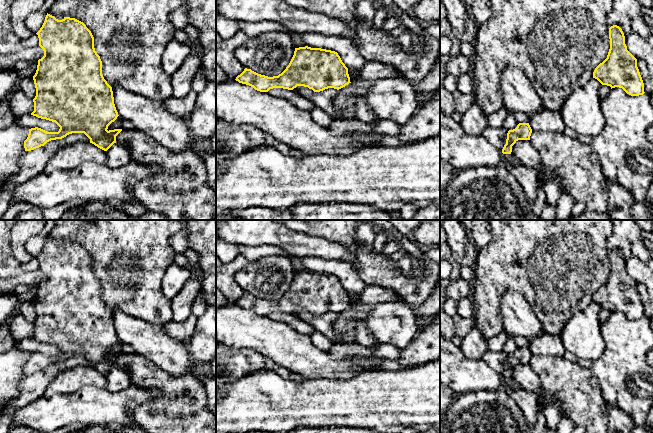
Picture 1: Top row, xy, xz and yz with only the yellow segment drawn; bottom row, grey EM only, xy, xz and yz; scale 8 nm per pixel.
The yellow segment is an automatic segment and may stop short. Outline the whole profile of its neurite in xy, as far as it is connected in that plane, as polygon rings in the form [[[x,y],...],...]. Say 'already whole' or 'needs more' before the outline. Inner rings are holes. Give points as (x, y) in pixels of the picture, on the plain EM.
already whole; [[[47,237],[42,251],[36,258],[44,280],[38,284],[37,294],[33,300],[36,320],[33,323],[34,335],[31,339],[55,346],[60,353],[58,356],[47,356],[38,351],[29,353],[28,361],[24,365],[25,375],[34,374],[51,364],[62,363],[72,357],[84,357],[90,363],[90,367],[107,375],[116,367],[116,360],[122,353],[107,354],[119,339],[114,328],[112,311],[102,299],[102,285],[95,275],[91,255],[83,246],[75,242],[64,241],[62,244],[58,244]]]

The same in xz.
already whole; [[[308,270],[295,272],[289,289],[278,300],[268,301],[245,292],[235,304],[239,307],[249,309],[260,316],[268,316],[273,312],[293,314],[297,310],[308,311],[314,316],[320,316],[328,312],[339,314],[351,307],[348,292],[342,286],[337,276]]]

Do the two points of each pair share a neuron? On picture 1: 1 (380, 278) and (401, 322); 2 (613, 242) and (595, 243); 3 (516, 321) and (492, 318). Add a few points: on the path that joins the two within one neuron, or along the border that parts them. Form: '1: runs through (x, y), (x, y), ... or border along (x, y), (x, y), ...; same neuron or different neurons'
1: border along (403, 301), (412, 307); different neurons
2: border along (613, 230), (607, 239), (608, 251); different neurons
3: border along (502, 295), (500, 314), (504, 330); different neurons

